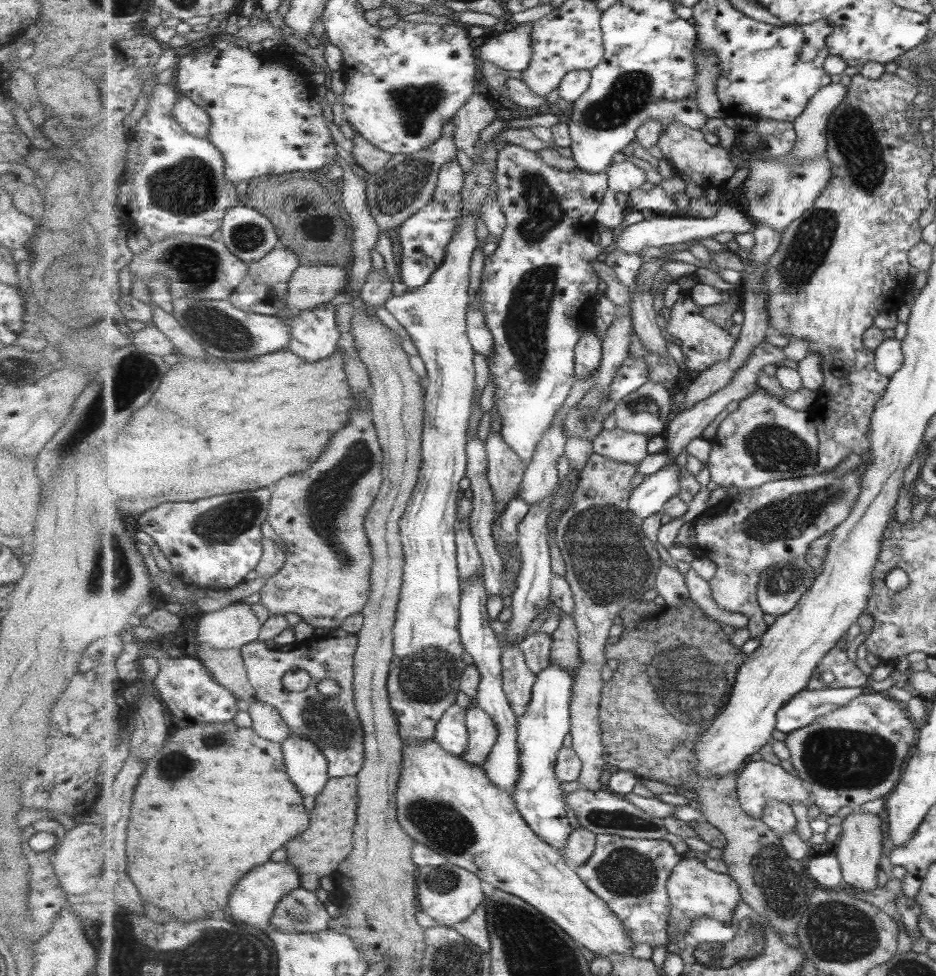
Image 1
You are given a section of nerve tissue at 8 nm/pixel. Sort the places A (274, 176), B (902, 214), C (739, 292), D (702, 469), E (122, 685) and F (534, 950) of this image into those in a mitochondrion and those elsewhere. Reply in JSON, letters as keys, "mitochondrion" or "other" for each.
{"A":"other","B":"other","C":"other","D":"other","E":"other","F":"mitochondrion"}

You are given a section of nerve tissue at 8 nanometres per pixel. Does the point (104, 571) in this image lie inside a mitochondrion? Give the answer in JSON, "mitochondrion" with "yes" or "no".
{"mitochondrion":"yes"}

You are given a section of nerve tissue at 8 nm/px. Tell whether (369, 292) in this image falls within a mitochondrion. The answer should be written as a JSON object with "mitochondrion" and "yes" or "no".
{"mitochondrion":"no"}

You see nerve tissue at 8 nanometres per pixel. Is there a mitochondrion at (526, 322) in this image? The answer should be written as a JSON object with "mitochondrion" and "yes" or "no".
{"mitochondrion":"yes"}

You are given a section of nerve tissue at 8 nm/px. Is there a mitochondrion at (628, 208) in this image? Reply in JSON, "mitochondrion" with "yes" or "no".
{"mitochondrion":"no"}

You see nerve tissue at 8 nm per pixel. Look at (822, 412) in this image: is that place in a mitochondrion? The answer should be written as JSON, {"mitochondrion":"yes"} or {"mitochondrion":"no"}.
{"mitochondrion":"yes"}

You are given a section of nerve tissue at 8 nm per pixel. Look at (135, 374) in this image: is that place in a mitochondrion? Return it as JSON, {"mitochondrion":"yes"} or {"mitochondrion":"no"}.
{"mitochondrion":"yes"}

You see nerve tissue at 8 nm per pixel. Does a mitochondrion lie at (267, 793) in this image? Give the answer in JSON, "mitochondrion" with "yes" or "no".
{"mitochondrion":"no"}

